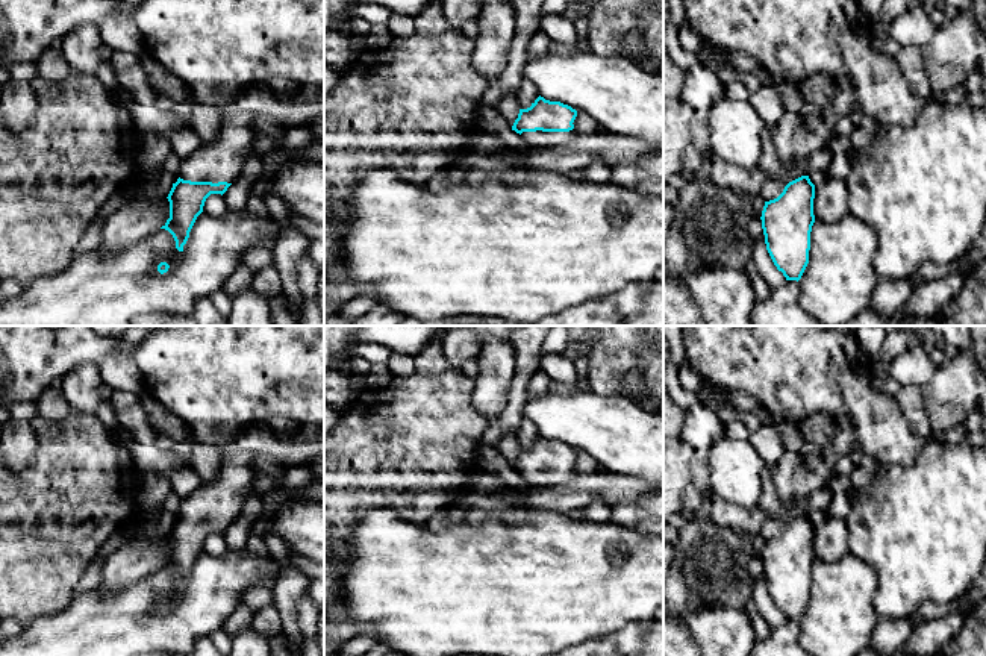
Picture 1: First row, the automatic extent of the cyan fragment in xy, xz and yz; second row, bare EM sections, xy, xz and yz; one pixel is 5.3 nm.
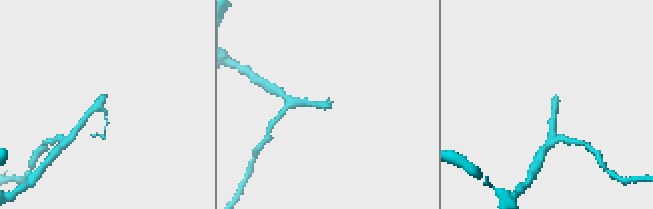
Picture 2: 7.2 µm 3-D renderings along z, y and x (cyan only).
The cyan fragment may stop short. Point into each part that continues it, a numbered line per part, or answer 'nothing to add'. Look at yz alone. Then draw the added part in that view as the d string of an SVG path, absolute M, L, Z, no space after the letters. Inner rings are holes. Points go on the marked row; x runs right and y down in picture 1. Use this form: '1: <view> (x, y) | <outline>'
nothing to add

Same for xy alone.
1: xy (221, 159) | M238 112L224 117L218 135L191 156L182 161L179 176L191 182L236 182L244 173L244 164L254 156L256 114Z

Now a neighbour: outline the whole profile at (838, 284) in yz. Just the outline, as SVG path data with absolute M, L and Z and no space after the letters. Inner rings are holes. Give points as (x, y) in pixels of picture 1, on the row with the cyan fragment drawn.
M853 214L825 223L815 220L810 232L809 264L798 280L798 303L824 326L844 326L871 309L878 277L872 265L877 235L871 226Z

